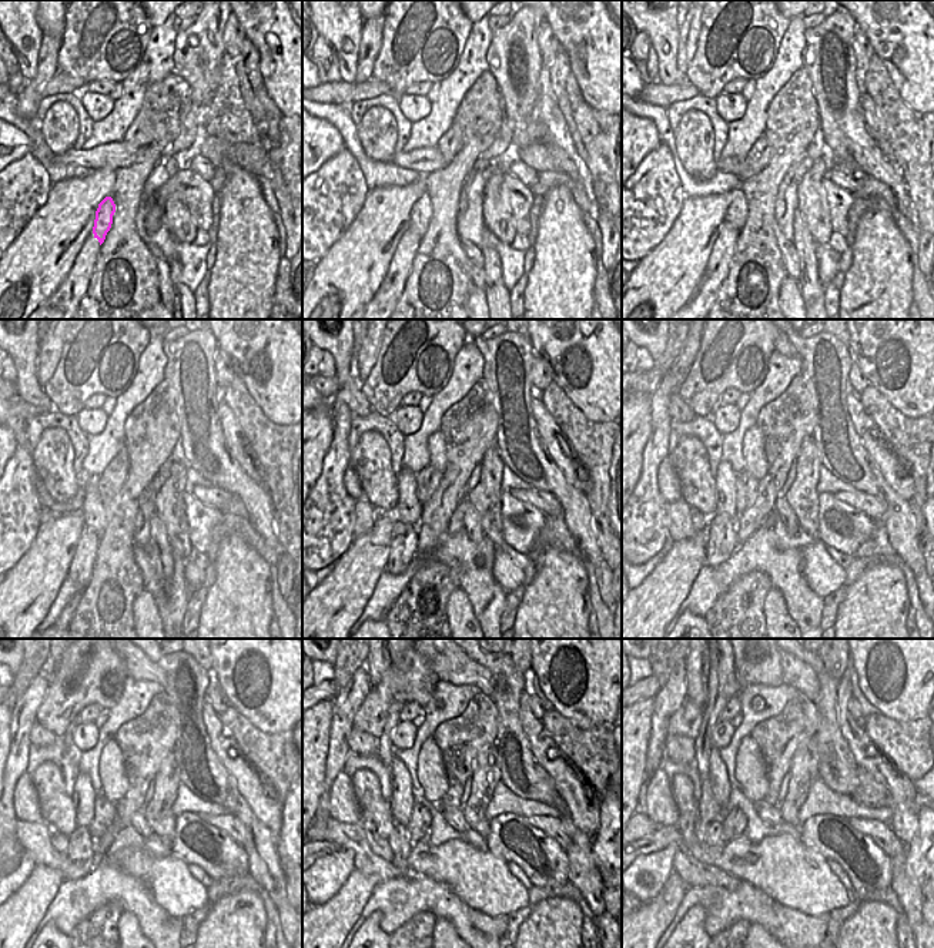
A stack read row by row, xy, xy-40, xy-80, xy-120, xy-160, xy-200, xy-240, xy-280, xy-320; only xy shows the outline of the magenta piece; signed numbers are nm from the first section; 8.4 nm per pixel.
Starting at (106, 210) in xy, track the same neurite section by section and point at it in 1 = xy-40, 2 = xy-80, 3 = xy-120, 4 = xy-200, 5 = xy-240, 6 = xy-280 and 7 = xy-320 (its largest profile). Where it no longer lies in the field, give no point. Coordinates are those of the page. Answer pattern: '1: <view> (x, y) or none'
1: xy-40 (421, 214)
2: xy-80 (737, 211)
3: xy-120 (93, 512)
4: xy-200 (726, 495)
5: xy-240 (83, 796)
6: xy-280 (402, 801)
7: xy-320 (719, 780)

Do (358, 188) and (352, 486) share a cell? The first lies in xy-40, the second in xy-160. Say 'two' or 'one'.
two

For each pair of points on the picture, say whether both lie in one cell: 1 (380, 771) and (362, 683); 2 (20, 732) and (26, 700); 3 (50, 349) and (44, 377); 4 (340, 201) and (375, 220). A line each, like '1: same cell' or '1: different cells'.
1: different cells
2: same cell
3: same cell
4: different cells

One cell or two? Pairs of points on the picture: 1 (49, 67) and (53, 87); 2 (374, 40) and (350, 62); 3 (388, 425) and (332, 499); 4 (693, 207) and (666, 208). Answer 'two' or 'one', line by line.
1: two
2: two
3: two
4: two

